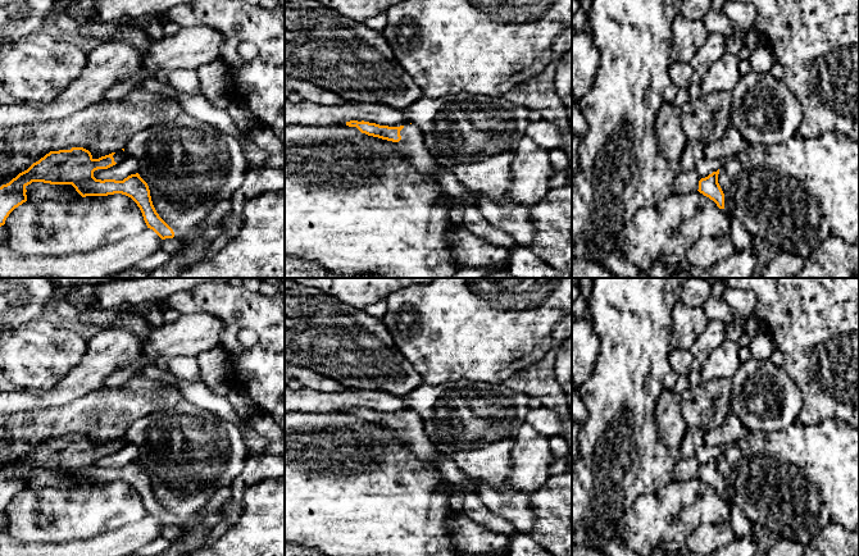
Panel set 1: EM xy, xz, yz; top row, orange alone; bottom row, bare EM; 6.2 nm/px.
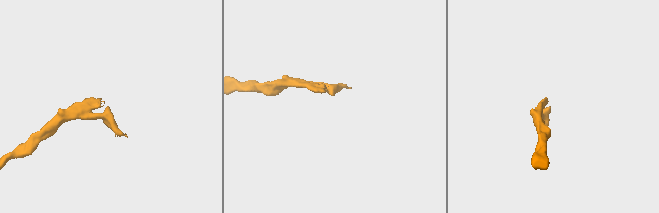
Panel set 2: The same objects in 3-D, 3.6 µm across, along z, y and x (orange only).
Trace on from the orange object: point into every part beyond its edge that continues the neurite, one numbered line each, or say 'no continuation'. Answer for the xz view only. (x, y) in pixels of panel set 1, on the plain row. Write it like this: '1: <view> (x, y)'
1: xz (412, 431)

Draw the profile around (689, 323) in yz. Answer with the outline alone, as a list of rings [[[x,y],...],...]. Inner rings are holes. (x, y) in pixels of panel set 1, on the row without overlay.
[[[682,301],[674,305],[672,322],[676,347],[681,350],[690,350],[709,323],[704,306],[691,307]]]

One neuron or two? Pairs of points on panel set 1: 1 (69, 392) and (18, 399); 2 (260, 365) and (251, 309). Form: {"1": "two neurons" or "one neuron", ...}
{"1": "one neuron", "2": "one neuron"}

